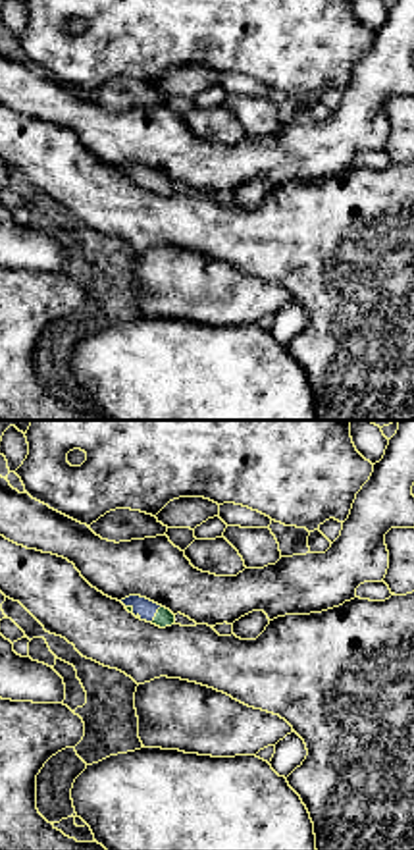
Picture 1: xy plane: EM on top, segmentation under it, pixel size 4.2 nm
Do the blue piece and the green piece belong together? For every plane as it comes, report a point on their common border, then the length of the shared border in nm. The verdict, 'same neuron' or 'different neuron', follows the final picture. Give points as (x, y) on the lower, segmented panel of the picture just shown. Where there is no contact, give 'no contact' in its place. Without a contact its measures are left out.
(156, 611) | 80 nm

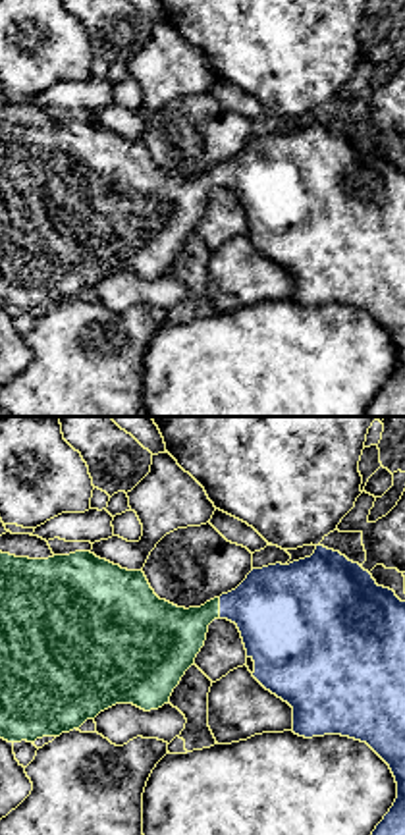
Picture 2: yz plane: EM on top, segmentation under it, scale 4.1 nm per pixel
(220, 608) | 80 nm

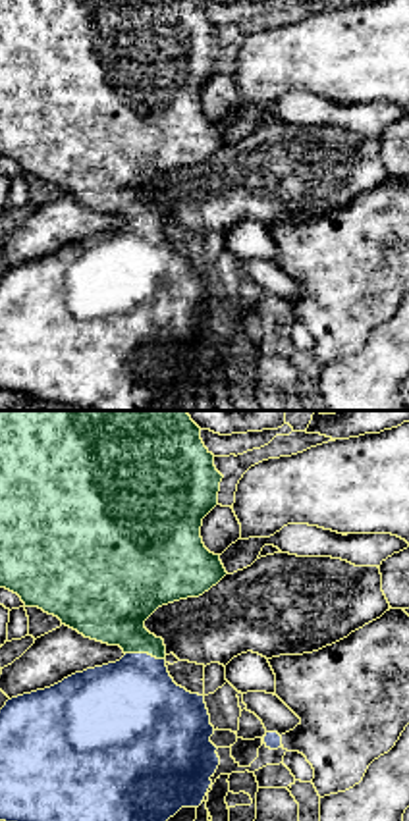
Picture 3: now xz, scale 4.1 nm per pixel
(145, 654) | 170 nm

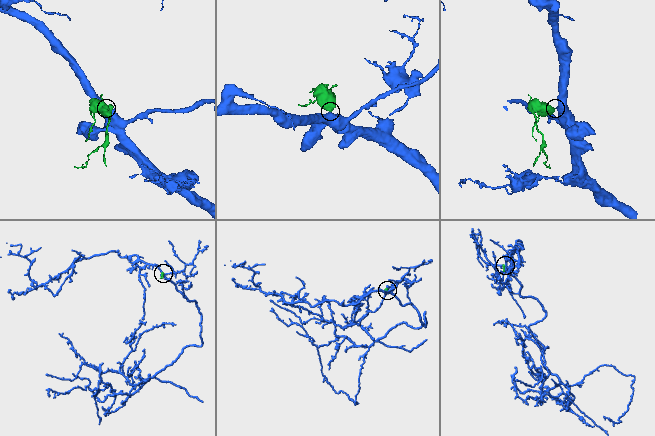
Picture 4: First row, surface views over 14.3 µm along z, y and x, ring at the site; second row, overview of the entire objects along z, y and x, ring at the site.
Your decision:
same neuron

